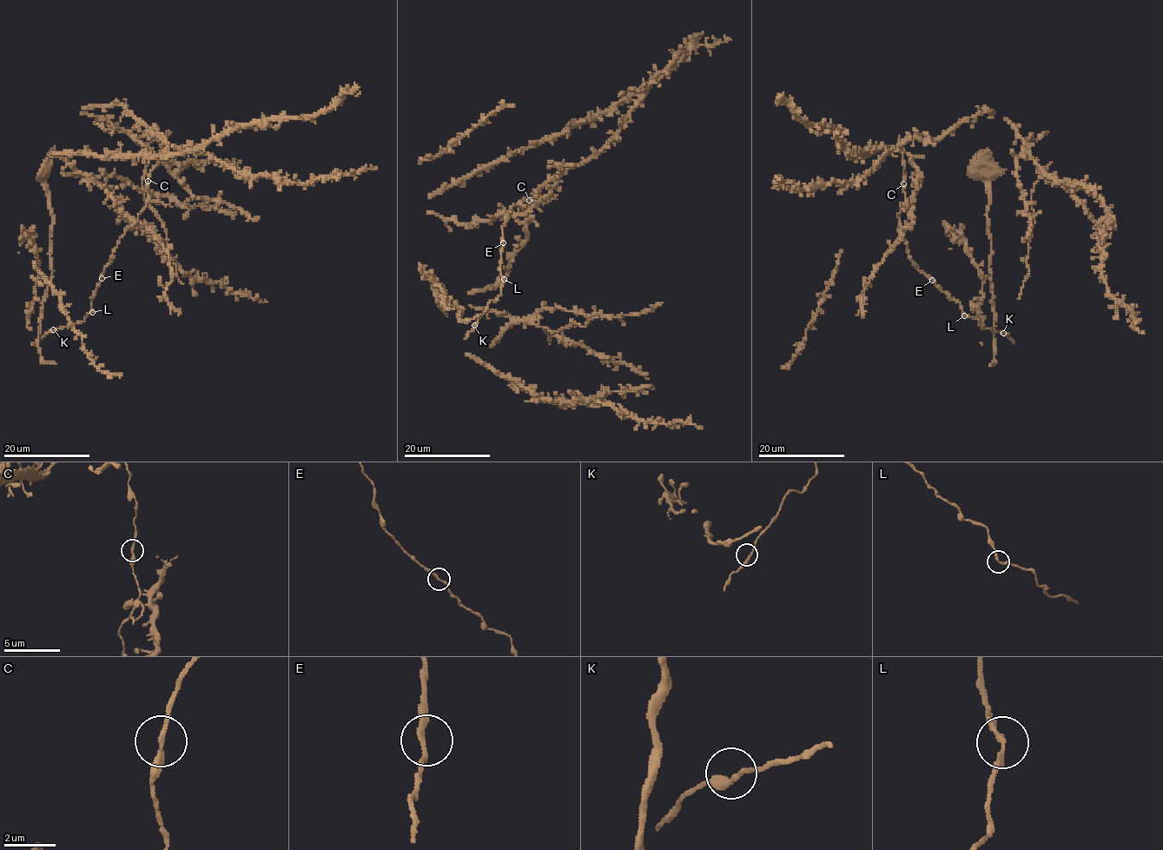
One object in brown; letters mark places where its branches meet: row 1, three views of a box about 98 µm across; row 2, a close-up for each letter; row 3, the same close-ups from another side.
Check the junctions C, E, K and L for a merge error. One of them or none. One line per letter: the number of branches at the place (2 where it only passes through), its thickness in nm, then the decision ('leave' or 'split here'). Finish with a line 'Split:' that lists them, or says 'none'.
C: branches 2; calibre 200 nm; split here
E: branches 2; calibre 200 nm; leave
K: branches 2; calibre 240 nm; leave
L: branches 2; calibre 200 nm; leave
Split: C

